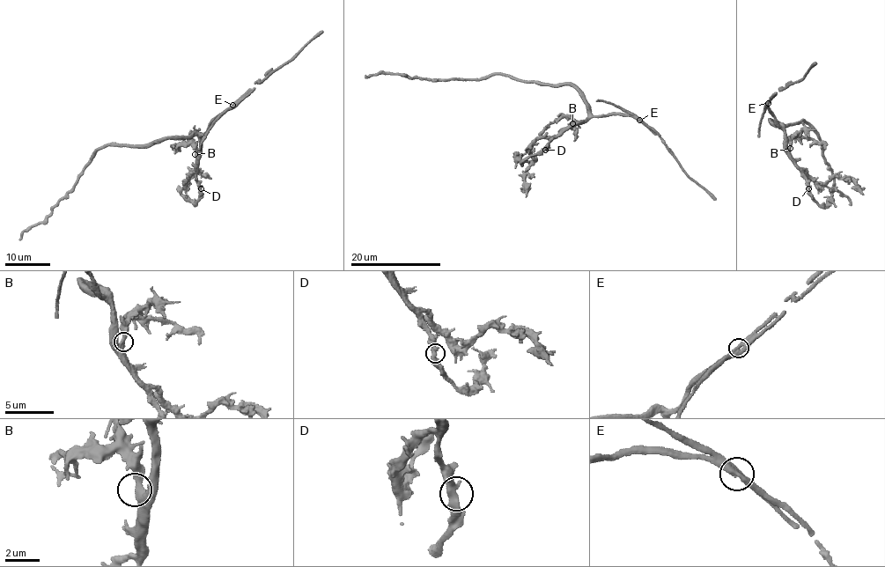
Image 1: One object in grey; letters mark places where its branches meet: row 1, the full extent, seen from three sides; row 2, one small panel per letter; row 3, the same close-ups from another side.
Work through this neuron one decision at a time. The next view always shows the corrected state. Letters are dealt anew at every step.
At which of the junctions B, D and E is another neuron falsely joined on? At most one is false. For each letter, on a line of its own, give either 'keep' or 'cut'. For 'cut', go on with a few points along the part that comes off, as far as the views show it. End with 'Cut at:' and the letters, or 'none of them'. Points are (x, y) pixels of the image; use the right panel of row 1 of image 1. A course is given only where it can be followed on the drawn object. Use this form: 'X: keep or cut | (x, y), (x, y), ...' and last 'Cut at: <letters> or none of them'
B: keep
D: keep
E: cut | (767, 102), (758, 136)
Cut at: E

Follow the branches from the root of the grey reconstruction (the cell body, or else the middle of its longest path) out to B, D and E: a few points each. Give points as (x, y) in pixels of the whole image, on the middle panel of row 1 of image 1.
B: (564, 84), (575, 88), (587, 105), (587, 118), (572, 123)
D: (564, 84), (575, 88), (580, 94), (587, 105), (588, 116), (549, 141), (545, 150)
E: (564, 84), (575, 88), (593, 115), (632, 114), (640, 120)

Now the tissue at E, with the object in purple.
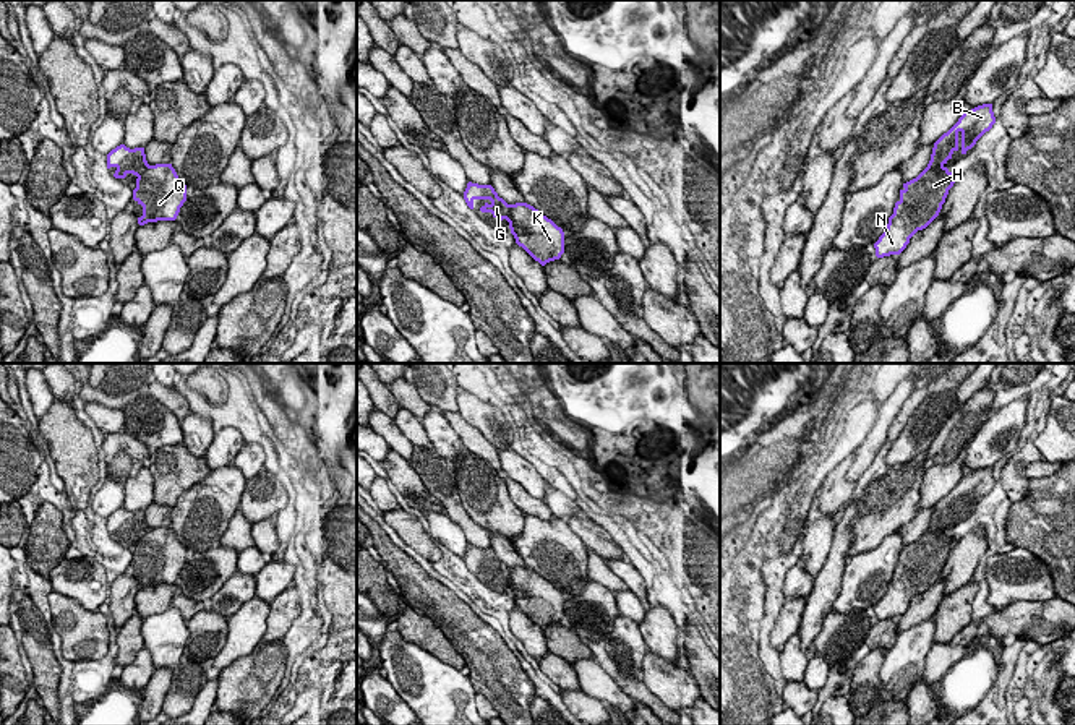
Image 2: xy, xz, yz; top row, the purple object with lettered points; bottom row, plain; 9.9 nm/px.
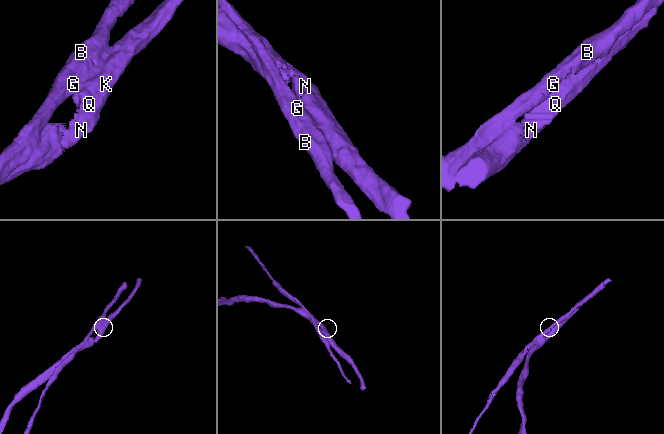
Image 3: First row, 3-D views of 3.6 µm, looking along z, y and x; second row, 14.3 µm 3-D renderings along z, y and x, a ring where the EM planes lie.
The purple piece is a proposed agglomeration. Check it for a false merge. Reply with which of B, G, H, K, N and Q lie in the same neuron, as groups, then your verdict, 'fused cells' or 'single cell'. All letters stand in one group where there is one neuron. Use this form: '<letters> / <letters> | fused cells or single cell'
B G / H K N Q | fused cells

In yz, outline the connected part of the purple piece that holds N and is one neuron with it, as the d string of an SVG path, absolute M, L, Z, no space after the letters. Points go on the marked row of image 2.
M945 167L942 170L924 169L916 178L903 183L887 229L874 243L876 256L900 255L910 238L939 216L955 180Z

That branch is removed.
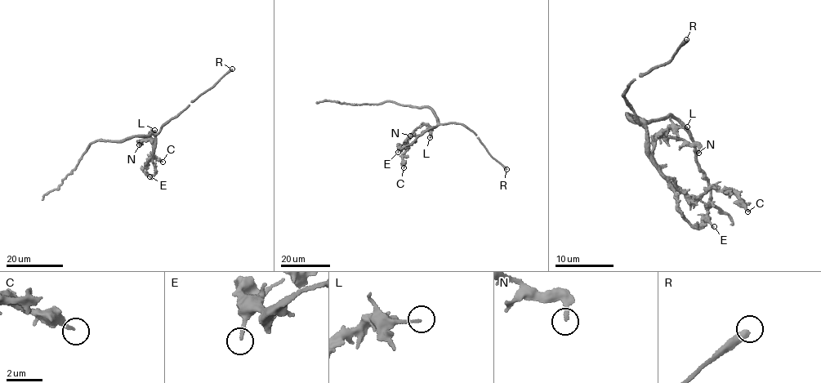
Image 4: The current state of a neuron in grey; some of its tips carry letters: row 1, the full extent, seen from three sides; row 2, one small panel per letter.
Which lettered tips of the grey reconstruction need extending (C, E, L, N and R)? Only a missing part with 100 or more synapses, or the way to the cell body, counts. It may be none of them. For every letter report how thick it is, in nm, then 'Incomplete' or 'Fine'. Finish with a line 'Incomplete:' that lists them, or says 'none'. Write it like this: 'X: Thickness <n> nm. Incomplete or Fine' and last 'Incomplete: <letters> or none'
C: Thickness 200 nm. Fine
E: Thickness 160 nm. Fine
L: Thickness 130 nm. Fine
N: Thickness 160 nm. Fine
R: Thickness 400 nm. Incomplete
Incomplete: R

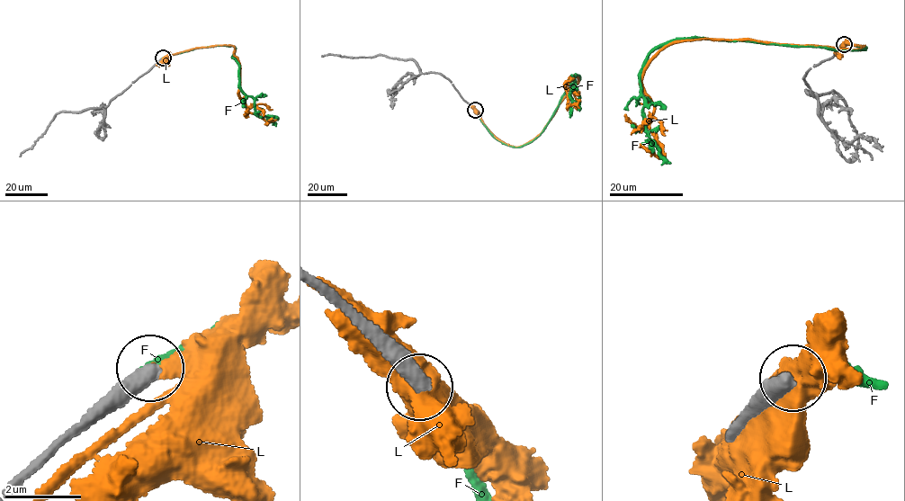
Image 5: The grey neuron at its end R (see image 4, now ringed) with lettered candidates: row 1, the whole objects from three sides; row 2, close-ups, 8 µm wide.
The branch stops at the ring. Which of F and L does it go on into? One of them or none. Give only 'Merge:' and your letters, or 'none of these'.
Merge: F

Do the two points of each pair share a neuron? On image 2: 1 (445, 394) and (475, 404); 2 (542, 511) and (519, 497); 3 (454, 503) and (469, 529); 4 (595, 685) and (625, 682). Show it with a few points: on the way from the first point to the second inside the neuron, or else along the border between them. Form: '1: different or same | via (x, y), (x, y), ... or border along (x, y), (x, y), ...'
1: different | border along (456, 393), (459, 411)
2: same | via (537, 508), (524, 500)
3: same | via (458, 510), (466, 523)
4: different | border along (613, 680), (636, 701)

